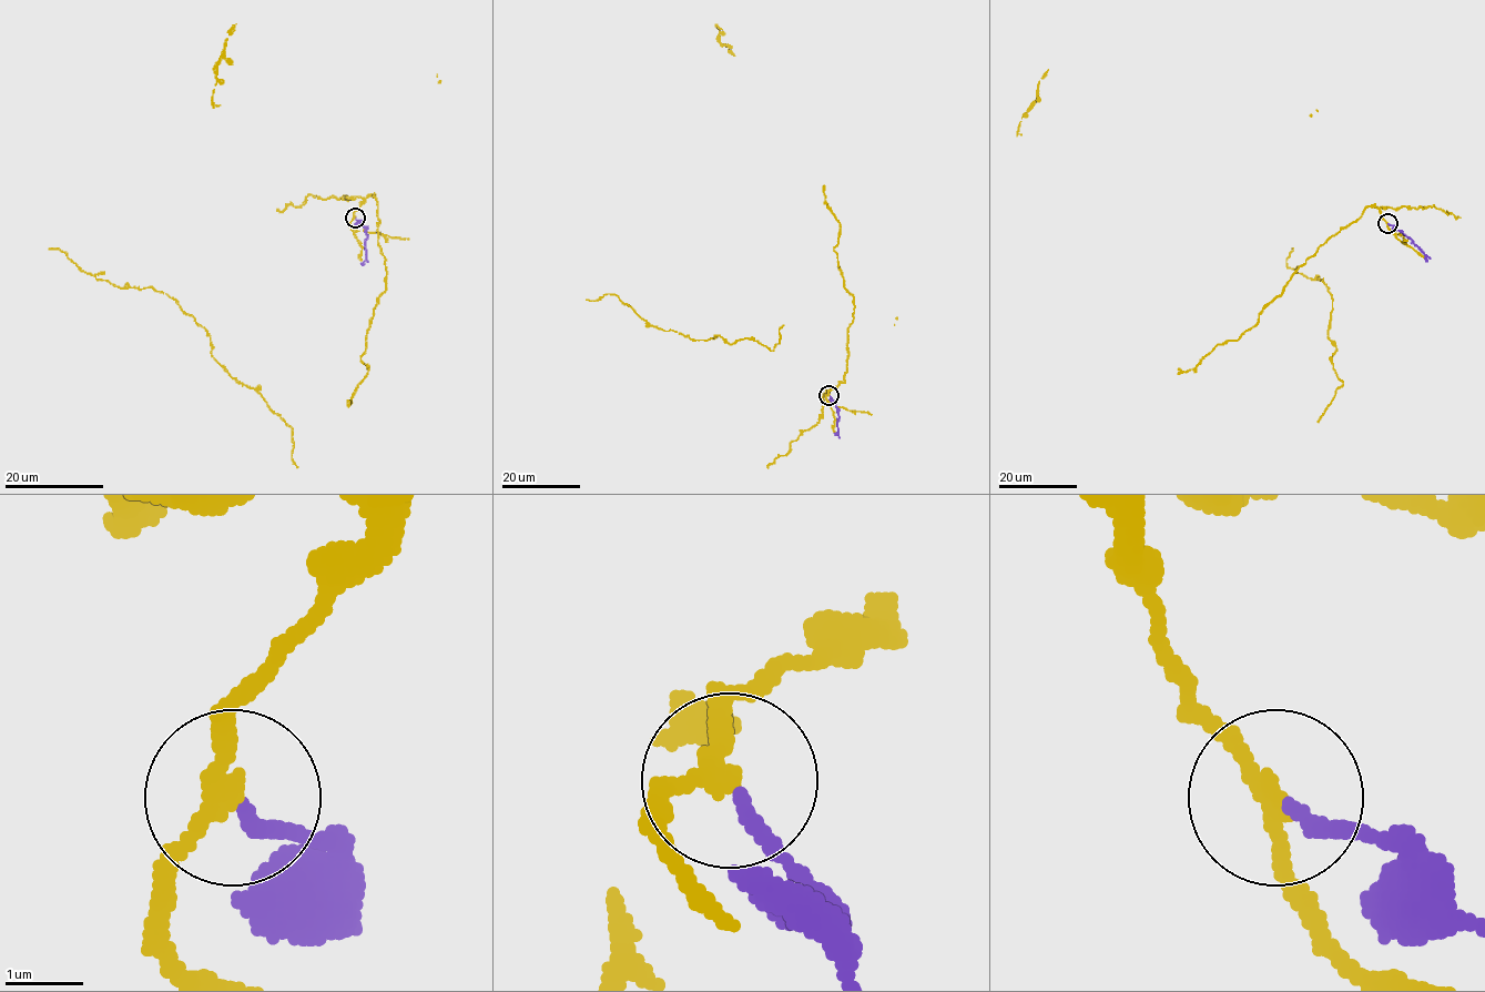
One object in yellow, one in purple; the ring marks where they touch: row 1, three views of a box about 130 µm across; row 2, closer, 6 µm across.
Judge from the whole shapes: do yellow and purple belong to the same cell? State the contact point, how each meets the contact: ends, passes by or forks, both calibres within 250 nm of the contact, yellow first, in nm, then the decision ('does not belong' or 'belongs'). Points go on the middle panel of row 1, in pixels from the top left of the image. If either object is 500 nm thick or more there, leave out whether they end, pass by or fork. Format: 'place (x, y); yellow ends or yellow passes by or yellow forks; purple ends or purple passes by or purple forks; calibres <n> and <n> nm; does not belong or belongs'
place (829, 395); yellow passes by; purple ends; calibres 200 and 180 nm; does not belong

